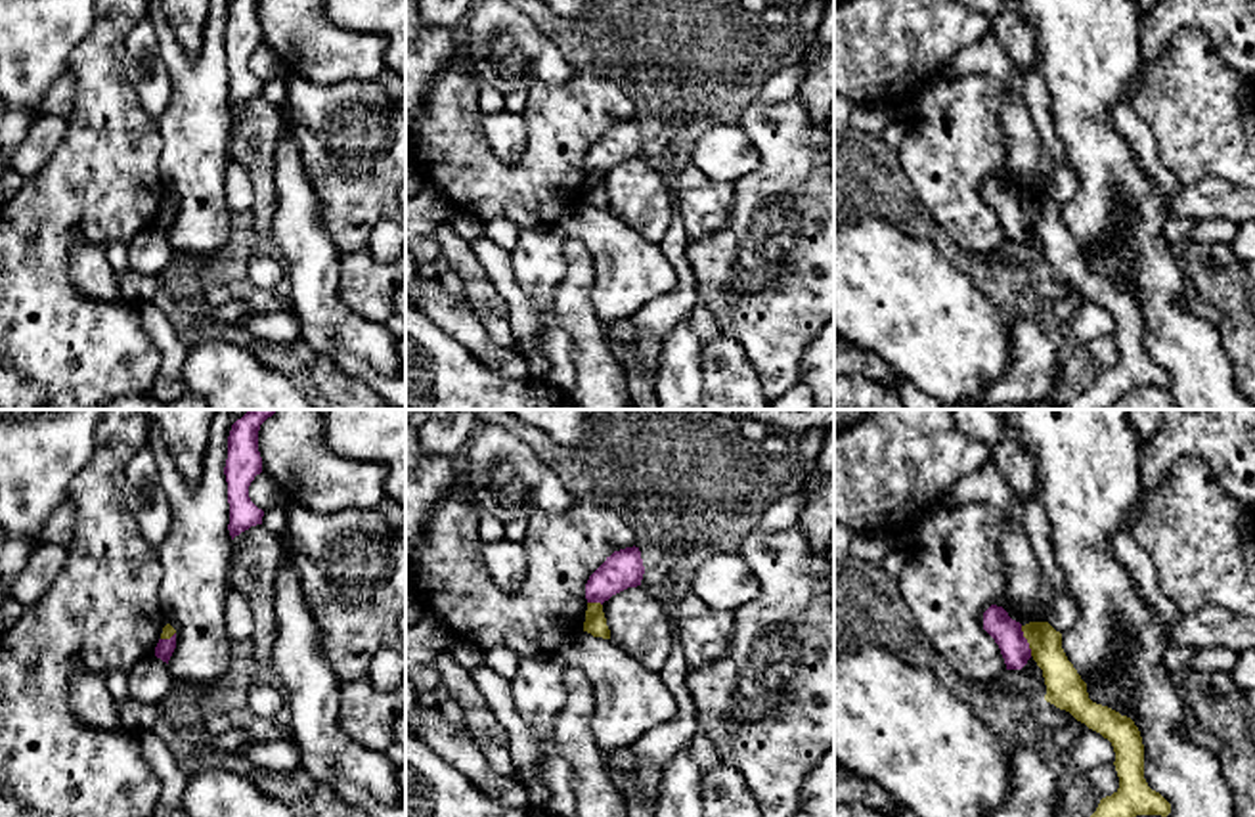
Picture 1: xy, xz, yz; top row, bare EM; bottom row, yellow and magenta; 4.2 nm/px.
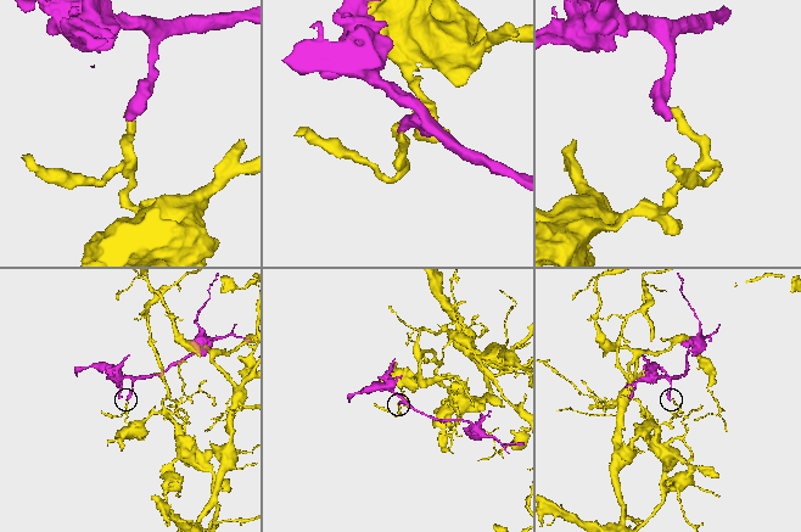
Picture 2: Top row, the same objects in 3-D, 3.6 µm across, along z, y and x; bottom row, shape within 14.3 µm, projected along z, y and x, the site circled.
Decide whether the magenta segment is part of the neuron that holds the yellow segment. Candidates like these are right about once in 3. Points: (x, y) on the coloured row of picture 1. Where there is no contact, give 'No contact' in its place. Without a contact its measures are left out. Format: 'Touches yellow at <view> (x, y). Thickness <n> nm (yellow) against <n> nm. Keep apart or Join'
Touches yellow at yz (1028, 641). Thickness 160 nm (yellow) against 120 nm. Keep apart

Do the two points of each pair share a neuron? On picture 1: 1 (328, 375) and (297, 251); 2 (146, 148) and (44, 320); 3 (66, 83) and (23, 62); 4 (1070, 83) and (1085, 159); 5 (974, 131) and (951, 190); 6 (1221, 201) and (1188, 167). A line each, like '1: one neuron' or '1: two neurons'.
1: two neurons
2: one neuron
3: two neurons
4: one neuron
5: one neuron
6: two neurons

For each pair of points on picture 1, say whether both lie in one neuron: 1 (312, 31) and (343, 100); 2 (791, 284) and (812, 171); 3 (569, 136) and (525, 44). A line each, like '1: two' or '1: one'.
1: two
2: one
3: two

